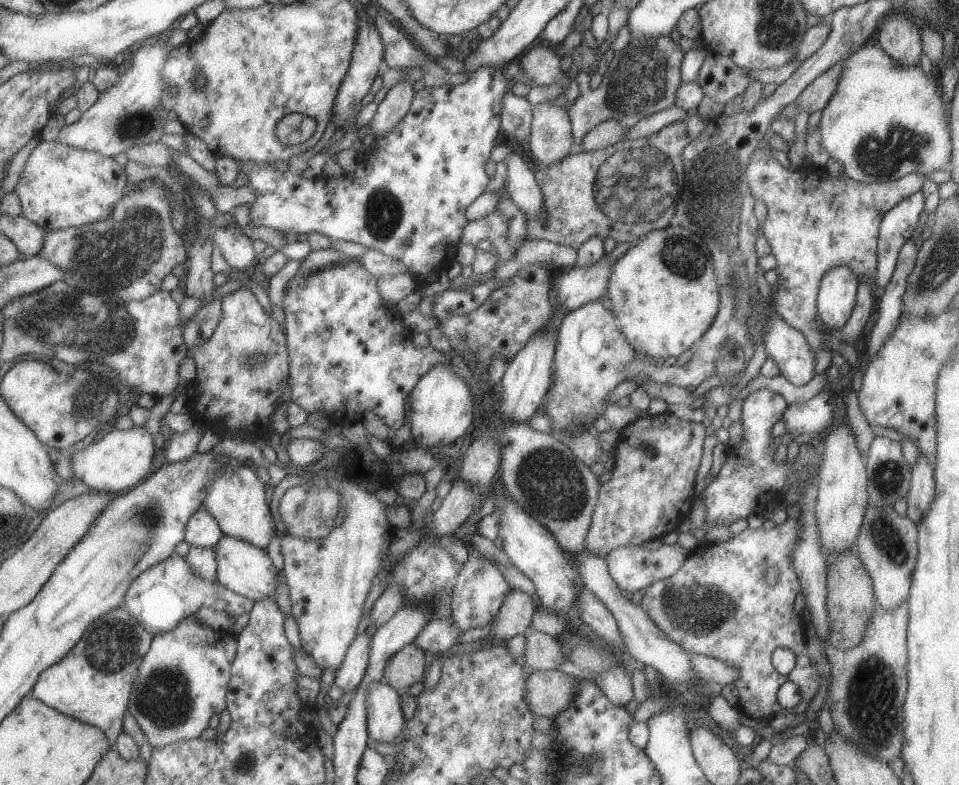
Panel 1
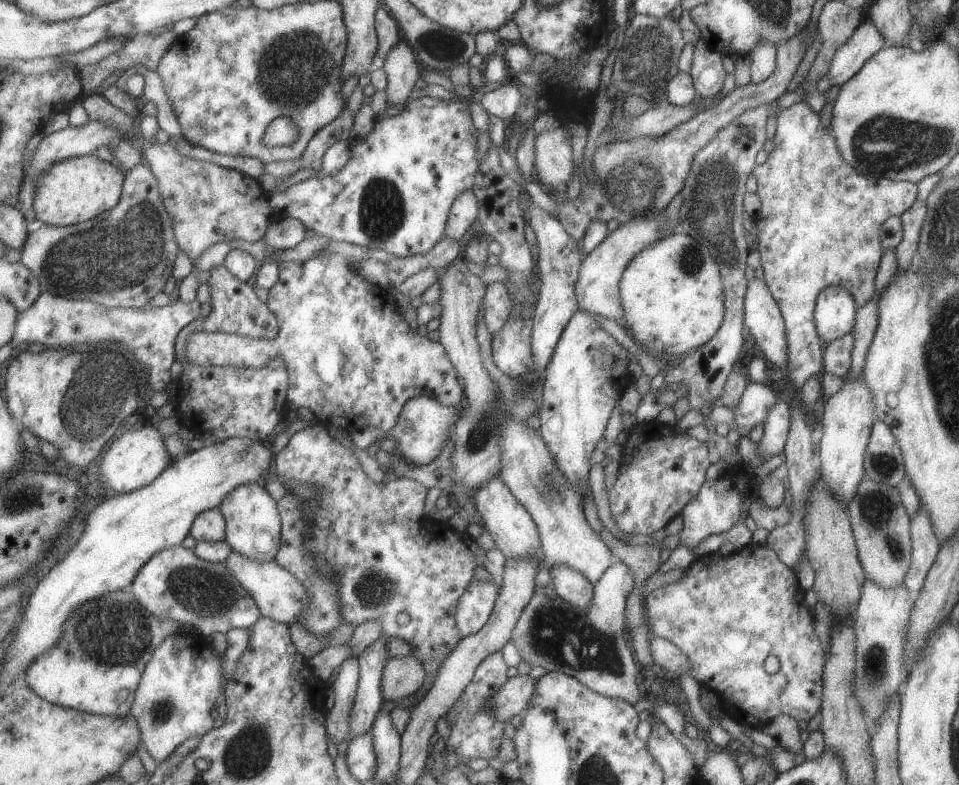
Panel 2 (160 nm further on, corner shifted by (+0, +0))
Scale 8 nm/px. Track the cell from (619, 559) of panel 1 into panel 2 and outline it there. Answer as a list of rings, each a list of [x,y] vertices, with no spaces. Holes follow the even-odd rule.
[[[614,559],[592,585],[588,607],[573,608],[556,595],[547,596],[536,588],[512,626],[510,641],[530,668],[541,666],[546,673],[566,674],[597,694],[634,705],[642,689],[635,683],[639,666],[629,644],[625,617],[625,598],[633,585],[632,572]]]

